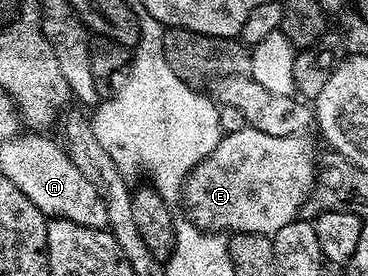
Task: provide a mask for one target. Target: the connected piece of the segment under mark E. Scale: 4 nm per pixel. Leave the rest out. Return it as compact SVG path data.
M240 127L222 136L221 141L192 171L185 176L179 196L185 204L184 216L195 227L208 233L232 235L235 233L258 233L272 237L287 223L298 220L305 200L313 191L319 172L319 153L313 141L305 133L291 135L267 135L267 131Z

